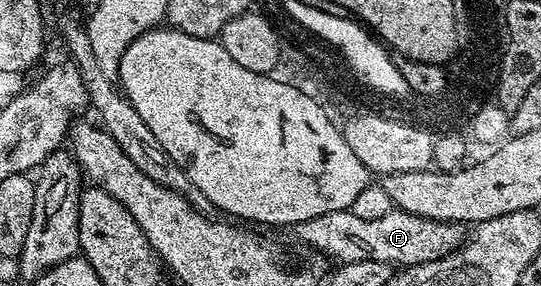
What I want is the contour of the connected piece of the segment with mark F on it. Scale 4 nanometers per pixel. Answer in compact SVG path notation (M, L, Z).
M352 209L332 211L319 217L311 217L302 223L292 224L291 231L294 244L314 247L327 257L334 260L337 258L338 264L383 261L401 269L413 267L417 263L435 261L439 257L447 257L467 239L466 228L460 223L435 221L400 209L391 210L385 216L371 221L366 221L364 217L355 217Z

